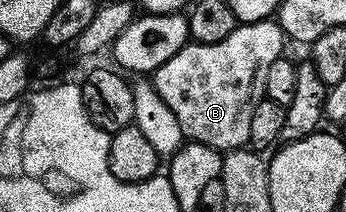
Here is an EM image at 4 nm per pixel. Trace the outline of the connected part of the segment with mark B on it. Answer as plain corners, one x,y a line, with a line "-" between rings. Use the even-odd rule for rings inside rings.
276,20
250,25
238,24
237,29
219,43
184,45
179,55
171,55
171,59
167,59
163,67
153,72
151,80
163,103
167,103
167,107
171,107
175,114
175,119
179,119
179,127
183,127
188,140
198,141
218,151
240,149
249,145
251,115
255,112
255,107
259,107
259,103
266,100
267,71
271,63
275,63
275,59
283,56
284,49
281,48
284,45
287,45
287,38

